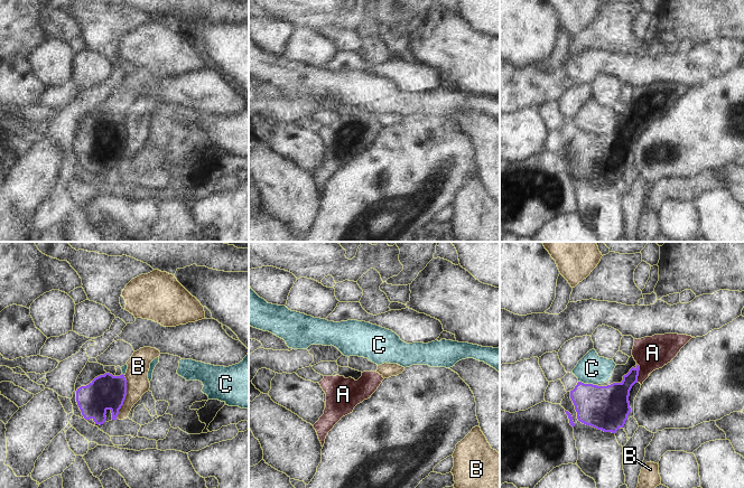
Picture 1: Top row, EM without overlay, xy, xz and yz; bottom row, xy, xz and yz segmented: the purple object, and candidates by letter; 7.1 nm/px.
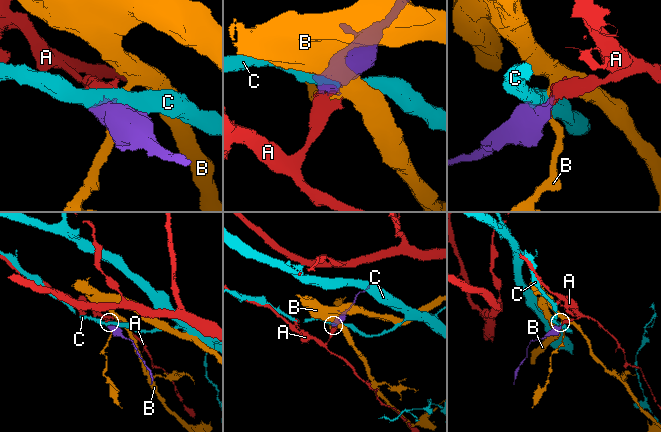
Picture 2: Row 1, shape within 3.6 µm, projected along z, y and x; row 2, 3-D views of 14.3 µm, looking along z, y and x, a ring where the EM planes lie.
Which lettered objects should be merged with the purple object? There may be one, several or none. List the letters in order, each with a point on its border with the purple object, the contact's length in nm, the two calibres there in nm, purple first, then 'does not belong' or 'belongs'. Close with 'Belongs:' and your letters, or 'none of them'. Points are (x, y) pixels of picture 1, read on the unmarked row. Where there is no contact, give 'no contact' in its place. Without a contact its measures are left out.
A: contact yz (638, 122); length 140 nm; calibres 200 and 240 nm; belongs
B: contact xy (124, 147); length 320 nm; calibres 260 and 160 nm; does not belong
C: contact yz (587, 133); length 140 nm; calibres 320 and 200 nm; does not belong
Belongs: A

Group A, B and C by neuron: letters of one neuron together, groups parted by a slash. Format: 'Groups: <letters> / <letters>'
Groups: A / B / C.

